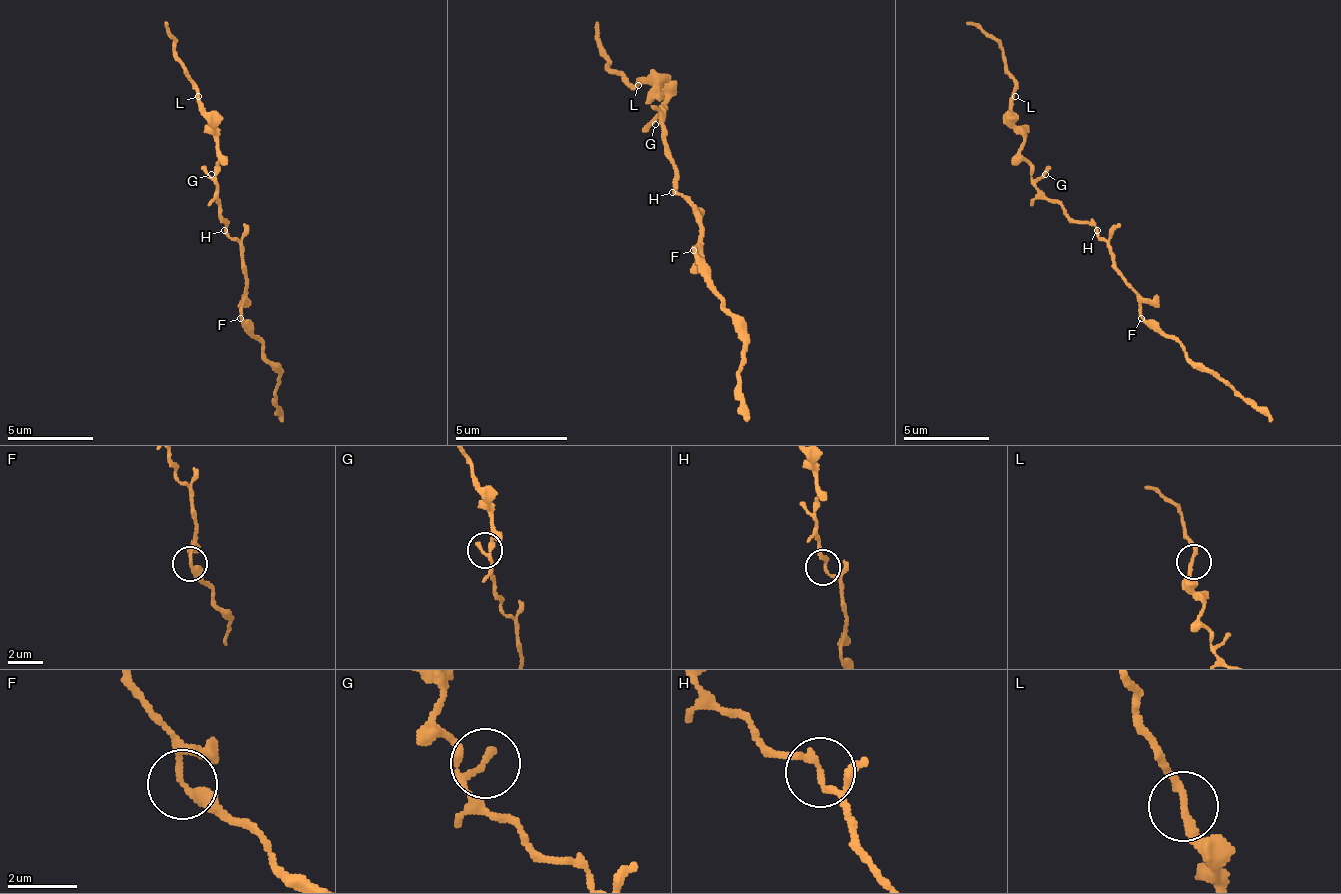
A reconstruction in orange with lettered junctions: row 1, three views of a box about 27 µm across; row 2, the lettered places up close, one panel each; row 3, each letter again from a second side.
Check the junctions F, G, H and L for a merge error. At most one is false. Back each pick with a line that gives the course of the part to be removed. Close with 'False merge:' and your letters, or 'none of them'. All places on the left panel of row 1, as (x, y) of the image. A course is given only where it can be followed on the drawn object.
False merge: none of them

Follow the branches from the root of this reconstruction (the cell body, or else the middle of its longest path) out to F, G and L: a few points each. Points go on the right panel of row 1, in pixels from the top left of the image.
F: (1097, 230), (1097, 234), (1110, 247), (1110, 265), (1136, 295), (1140, 304), (1140, 317)
G: (1097, 230), (1084, 222), (1075, 222), (1036, 187), (1045, 174)
L: (1097, 230), (1075, 222), (1036, 187), (1032, 165), (1019, 152), (1023, 131), (1010, 109), (1015, 96)

